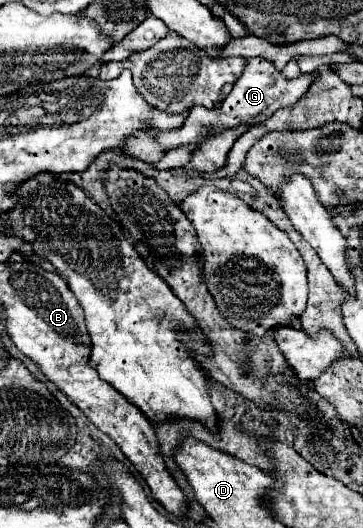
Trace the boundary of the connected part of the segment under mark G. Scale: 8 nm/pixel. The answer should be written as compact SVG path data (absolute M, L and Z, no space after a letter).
M250 58L242 76L236 80L232 92L224 98L220 108L204 108L204 106L194 106L190 108L188 118L184 120L182 128L178 130L170 130L170 132L160 132L160 144L162 148L178 148L178 146L186 146L186 144L194 144L204 132L216 134L224 128L232 128L232 126L252 126L252 124L260 124L264 120L268 120L278 108L282 106L292 106L296 104L304 92L308 92L308 88L312 86L312 82L320 76L318 70L310 72L310 74L300 74L298 78L284 78L282 72L274 66L274 62L266 60L266 58Z

